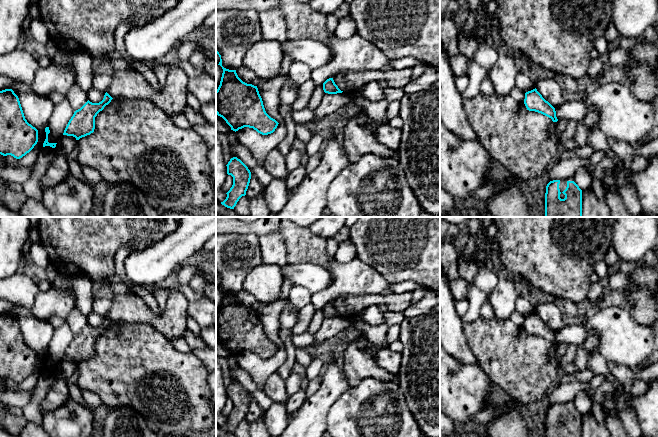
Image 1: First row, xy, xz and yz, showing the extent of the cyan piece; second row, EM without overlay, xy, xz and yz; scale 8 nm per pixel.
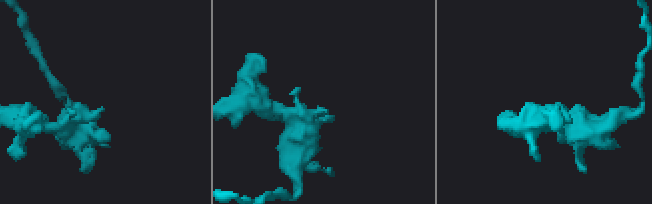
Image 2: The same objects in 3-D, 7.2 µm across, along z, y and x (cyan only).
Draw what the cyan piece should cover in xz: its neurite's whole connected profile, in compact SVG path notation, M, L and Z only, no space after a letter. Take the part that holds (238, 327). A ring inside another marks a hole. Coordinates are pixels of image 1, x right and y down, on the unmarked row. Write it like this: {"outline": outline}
{"outline": "M216 273L216 277L217 277L217 278L219 279L219 281L220 281L220 286L219 286L218 289L220 289L220 290L222 291L222 293L223 293L223 297L222 297L220 309L219 309L218 313L216 314L216 338L217 338L218 340L222 341L222 342L226 345L226 347L231 351L231 354L233 354L233 355L235 355L235 356L238 355L239 353L244 352L244 351L249 351L249 352L253 352L254 354L256 354L258 357L260 357L260 358L262 358L262 359L268 359L268 358L273 357L273 356L275 355L275 353L277 352L277 350L278 350L279 347L278 347L275 343L271 342L271 341L266 337L265 332L264 332L264 329L263 329L263 325L262 325L262 322L261 322L261 320L260 320L260 318L259 318L259 315L258 315L257 310L254 310L254 309L252 309L252 308L247 308L247 307L243 306L243 305L238 301L238 299L237 299L237 297L236 297L236 294L229 294L229 293L224 292L224 291L222 290L221 279L220 279L219 276L217 275L217 273Z"}

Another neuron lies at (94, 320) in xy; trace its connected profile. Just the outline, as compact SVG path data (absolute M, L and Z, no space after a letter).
M91 312L88 315L87 321L88 321L88 324L92 327L99 327L103 324L105 317L106 316L101 316L94 312Z

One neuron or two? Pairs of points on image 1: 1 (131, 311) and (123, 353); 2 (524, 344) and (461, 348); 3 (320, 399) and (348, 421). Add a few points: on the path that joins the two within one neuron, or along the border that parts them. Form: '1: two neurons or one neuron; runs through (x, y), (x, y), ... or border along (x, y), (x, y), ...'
1: two neurons; border along (113, 322), (148, 322), (151, 325)
2: two neurons; border along (463, 324), (463, 334), (466, 343), (479, 363)
3: two neurons; border along (346, 390), (330, 408), (326, 426)

